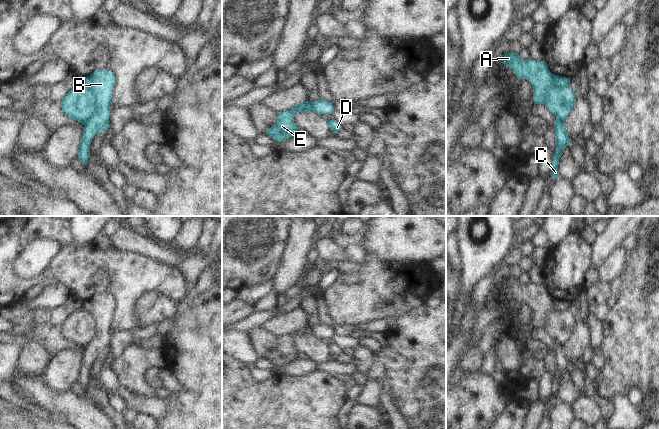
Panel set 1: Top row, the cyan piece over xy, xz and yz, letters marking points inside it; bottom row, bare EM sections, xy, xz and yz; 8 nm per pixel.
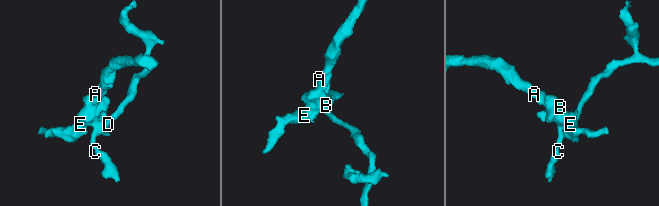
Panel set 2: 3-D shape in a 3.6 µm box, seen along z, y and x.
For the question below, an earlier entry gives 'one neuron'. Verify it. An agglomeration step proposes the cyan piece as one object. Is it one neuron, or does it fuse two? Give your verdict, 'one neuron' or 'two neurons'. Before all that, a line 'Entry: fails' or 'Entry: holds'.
Entry: fails
two neurons

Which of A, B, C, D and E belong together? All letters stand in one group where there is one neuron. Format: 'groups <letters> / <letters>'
groups A E / B C D

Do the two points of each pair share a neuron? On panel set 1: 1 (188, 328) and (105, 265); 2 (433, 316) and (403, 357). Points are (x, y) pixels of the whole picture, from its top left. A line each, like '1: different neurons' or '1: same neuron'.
1: different neurons
2: same neuron

